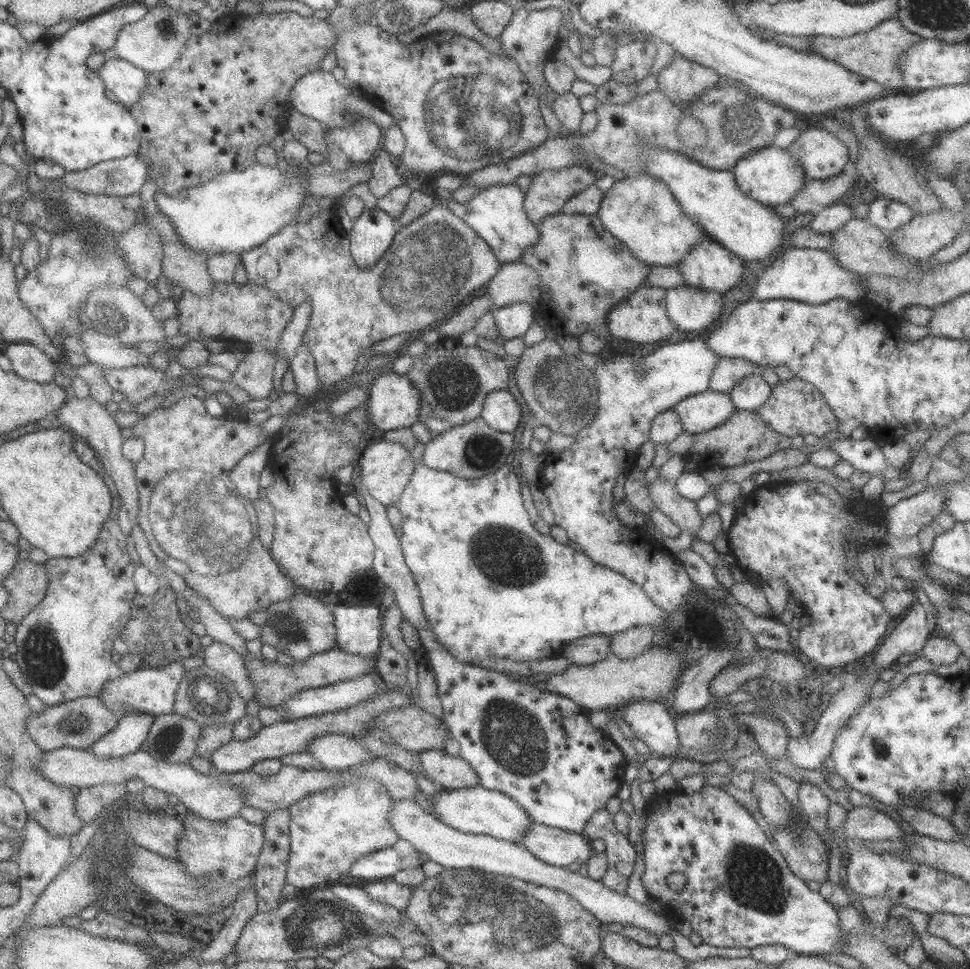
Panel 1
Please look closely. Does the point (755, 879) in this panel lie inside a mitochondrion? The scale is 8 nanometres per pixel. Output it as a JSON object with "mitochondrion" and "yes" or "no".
{"mitochondrion":"yes"}

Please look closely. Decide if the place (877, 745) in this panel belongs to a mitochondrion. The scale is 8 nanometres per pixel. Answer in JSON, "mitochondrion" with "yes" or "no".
{"mitochondrion":"yes"}

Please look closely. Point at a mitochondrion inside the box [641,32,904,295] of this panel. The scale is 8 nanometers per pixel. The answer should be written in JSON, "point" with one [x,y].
{"point":[741,125]}

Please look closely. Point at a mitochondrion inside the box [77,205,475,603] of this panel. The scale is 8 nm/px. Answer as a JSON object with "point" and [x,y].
{"point":[203,523]}

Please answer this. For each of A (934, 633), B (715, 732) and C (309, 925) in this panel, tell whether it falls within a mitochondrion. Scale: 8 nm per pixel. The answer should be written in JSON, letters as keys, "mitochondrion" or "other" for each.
{"A":"other","B":"mitochondrion","C":"mitochondrion"}

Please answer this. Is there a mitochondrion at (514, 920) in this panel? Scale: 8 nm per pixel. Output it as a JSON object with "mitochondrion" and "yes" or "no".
{"mitochondrion":"yes"}

